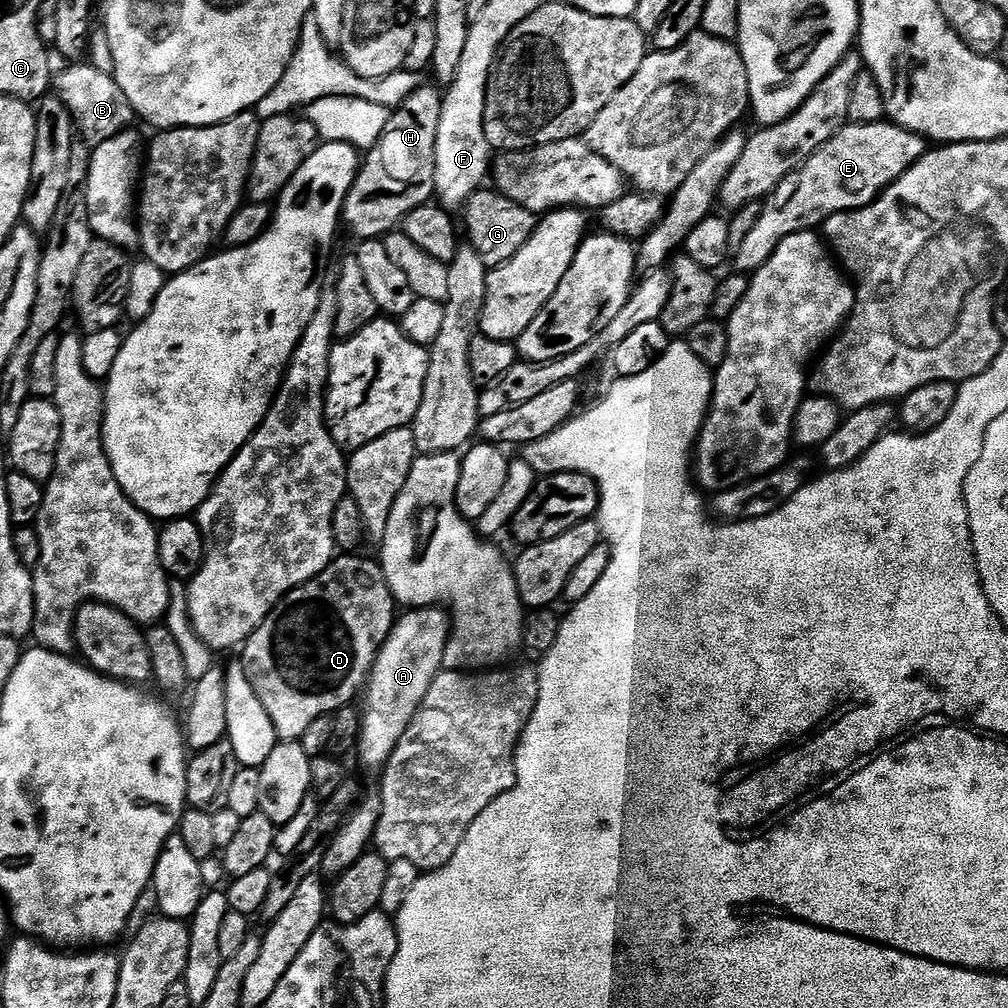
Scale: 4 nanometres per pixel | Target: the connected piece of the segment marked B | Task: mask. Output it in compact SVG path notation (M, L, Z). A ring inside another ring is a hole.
M72 62L54 76L54 92L66 102L73 120L76 121L79 139L95 146L133 127L134 113L126 94L118 86L115 76L102 74L90 62Z

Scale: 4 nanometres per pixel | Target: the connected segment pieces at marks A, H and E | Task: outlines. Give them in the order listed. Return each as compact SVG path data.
M443 607L413 608L405 613L393 624L386 642L380 647L363 697L358 757L366 767L376 770L383 769L394 754L434 678L442 671L450 635L450 616Z
M421 86L414 90L414 94L410 94L410 98L406 98L406 102L402 102L399 108L389 115L386 130L380 136L380 143L363 157L360 173L356 175L356 181L346 198L342 213L343 227L348 227L356 235L357 241L379 240L389 232L397 231L403 225L406 214L410 214L410 210L418 210L418 206L429 203L436 195L434 154L444 98L439 87L431 87Z
M891 122L845 124L841 132L834 134L797 172L791 172L763 201L754 230L734 250L735 271L754 274L787 236L819 229L834 214L852 212L872 203L907 168L918 163L925 151L925 137Z

